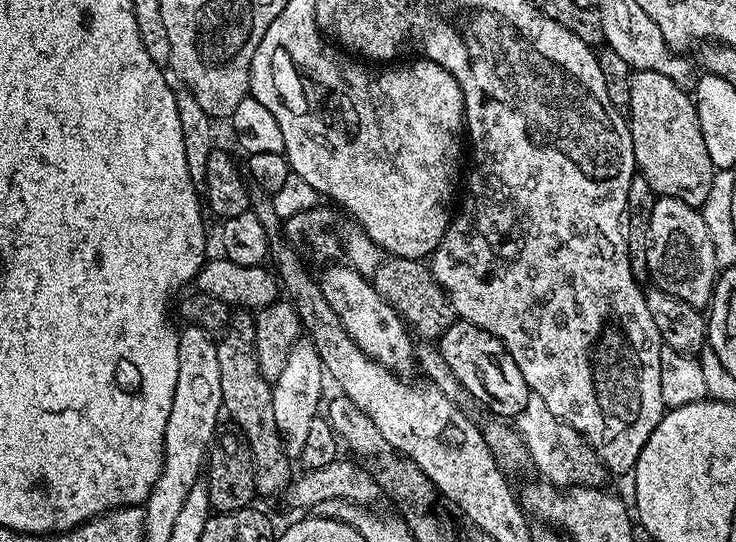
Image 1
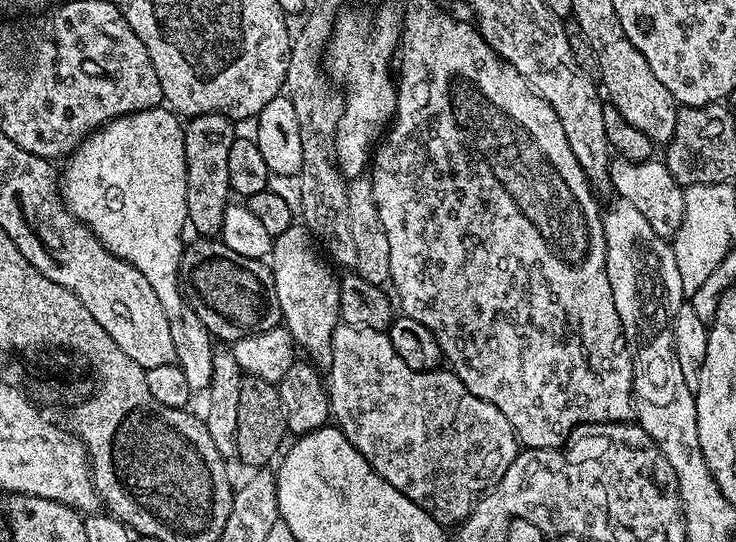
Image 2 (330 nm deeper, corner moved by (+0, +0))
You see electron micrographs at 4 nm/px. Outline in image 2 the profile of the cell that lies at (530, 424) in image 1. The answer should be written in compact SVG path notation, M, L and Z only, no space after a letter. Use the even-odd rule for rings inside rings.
M340 322L333 332L332 358L326 371L328 401L335 427L382 479L390 482L394 490L406 494L410 502L418 502L439 524L447 525L448 520L463 522L471 514L470 505L460 504L460 484L487 493L502 474L506 474L510 462L514 462L516 453L521 451L520 441L498 406L470 394L450 370L419 372L406 366L406 362L398 358L387 331Z

